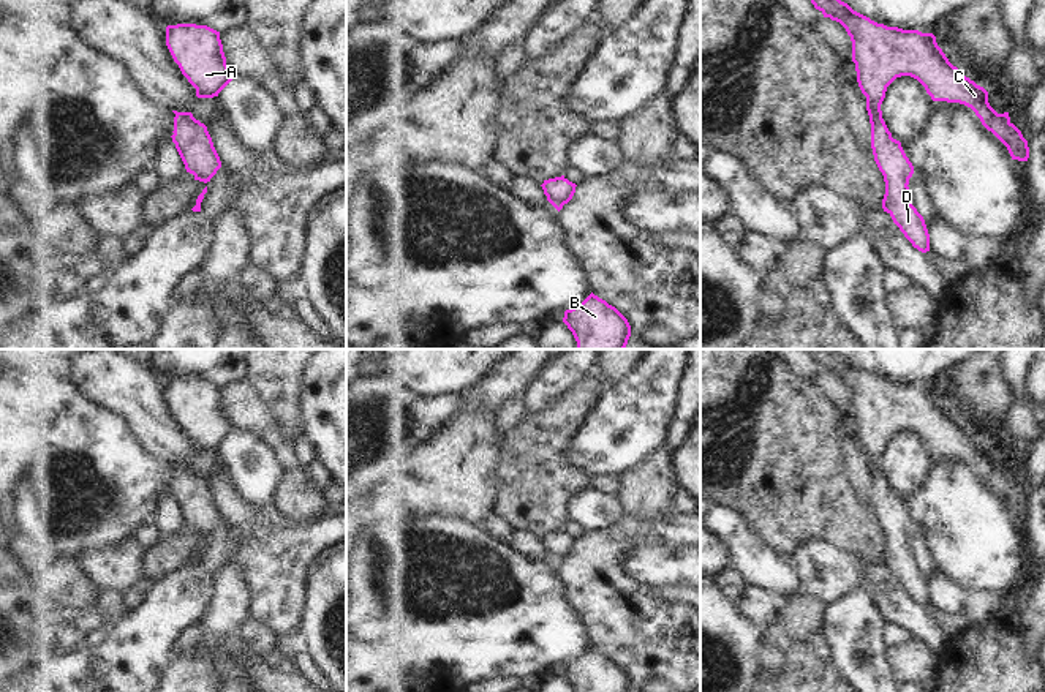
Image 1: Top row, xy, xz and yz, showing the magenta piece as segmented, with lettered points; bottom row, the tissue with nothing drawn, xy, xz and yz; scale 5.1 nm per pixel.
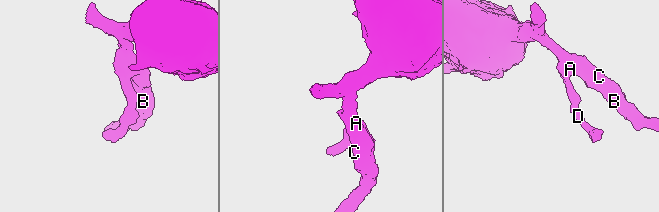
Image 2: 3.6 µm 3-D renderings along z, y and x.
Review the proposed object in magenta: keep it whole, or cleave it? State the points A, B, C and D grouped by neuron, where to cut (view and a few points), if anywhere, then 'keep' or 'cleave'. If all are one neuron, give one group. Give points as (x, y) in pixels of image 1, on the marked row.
A B C D; no cut; keep

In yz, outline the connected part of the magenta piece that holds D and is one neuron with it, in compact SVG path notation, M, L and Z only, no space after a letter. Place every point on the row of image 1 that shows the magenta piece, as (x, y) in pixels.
M841 0L811 3L824 17L839 22L851 36L857 82L866 96L871 149L885 182L882 209L912 246L926 253L930 234L923 216L911 202L907 186L914 166L882 118L881 104L887 87L896 77L911 76L925 87L933 101L971 107L982 125L1007 147L1012 160L1028 161L1028 141L1010 122L1009 112L998 114L988 103L988 92L949 62L933 33L877 24Z

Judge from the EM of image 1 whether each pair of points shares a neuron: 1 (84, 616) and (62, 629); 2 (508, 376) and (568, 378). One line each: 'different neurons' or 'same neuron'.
1: same neuron
2: different neurons

